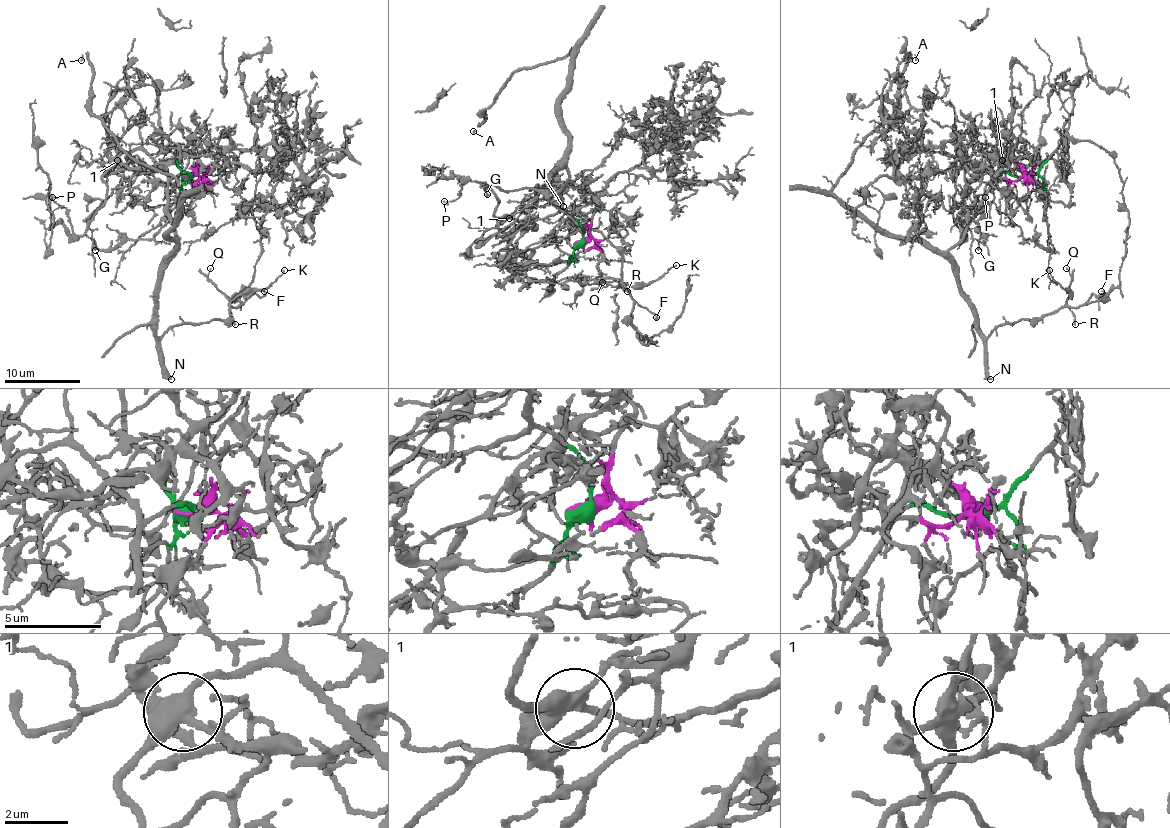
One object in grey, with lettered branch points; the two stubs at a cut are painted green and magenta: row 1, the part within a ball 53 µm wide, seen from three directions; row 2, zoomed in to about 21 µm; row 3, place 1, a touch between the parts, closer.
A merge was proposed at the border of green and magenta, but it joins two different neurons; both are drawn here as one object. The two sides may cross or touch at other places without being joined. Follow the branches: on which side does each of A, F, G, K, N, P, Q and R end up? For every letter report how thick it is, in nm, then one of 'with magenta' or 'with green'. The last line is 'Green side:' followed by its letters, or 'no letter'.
A: 120 nm thick; with green
F: 150 nm thick; with green
G: 130 nm thick; with green
K: 130 nm thick; with green
N: 440 nm thick; with green
P: 130 nm thick; with green
Q: 100 nm thick; with green
R: 130 nm thick; with green
Green side: A, F, G, K, N, P, Q, R

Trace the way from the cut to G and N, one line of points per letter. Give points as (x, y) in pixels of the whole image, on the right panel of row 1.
G: (1027, 174), (994, 176), (1006, 150), (998, 176), (966, 220), (977, 250)
N: (1027, 174), (1000, 173), (949, 250), (960, 296), (974, 317), (985, 351), (985, 370), (991, 379)

